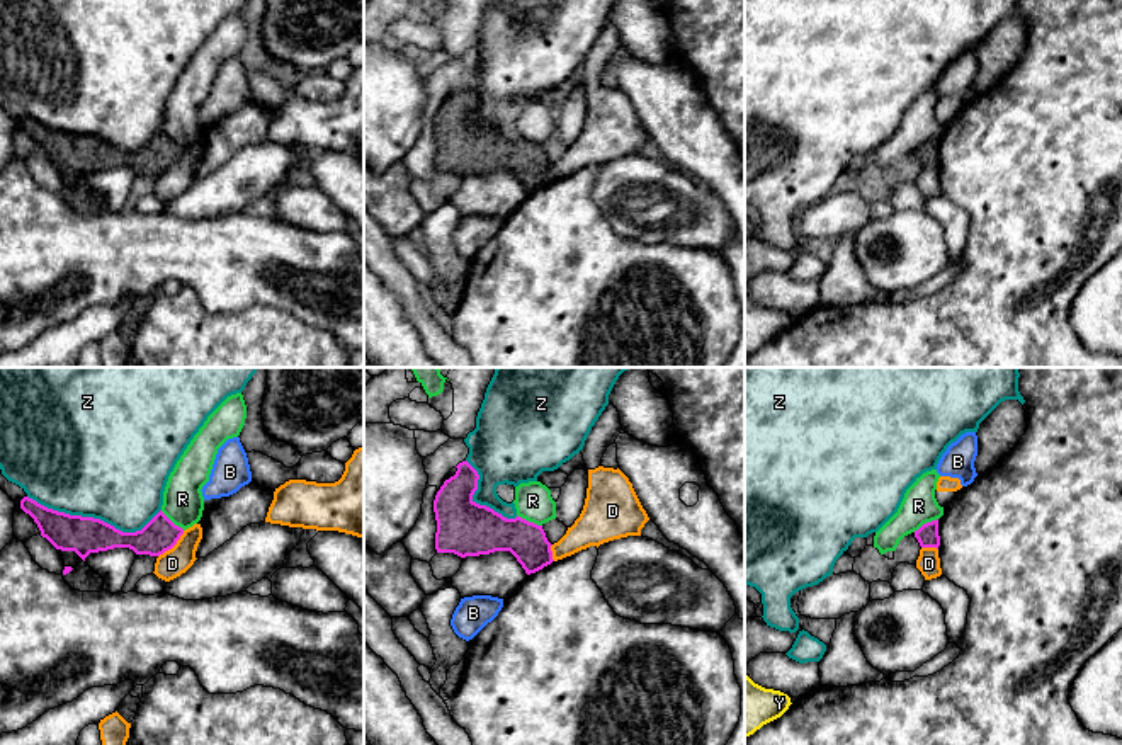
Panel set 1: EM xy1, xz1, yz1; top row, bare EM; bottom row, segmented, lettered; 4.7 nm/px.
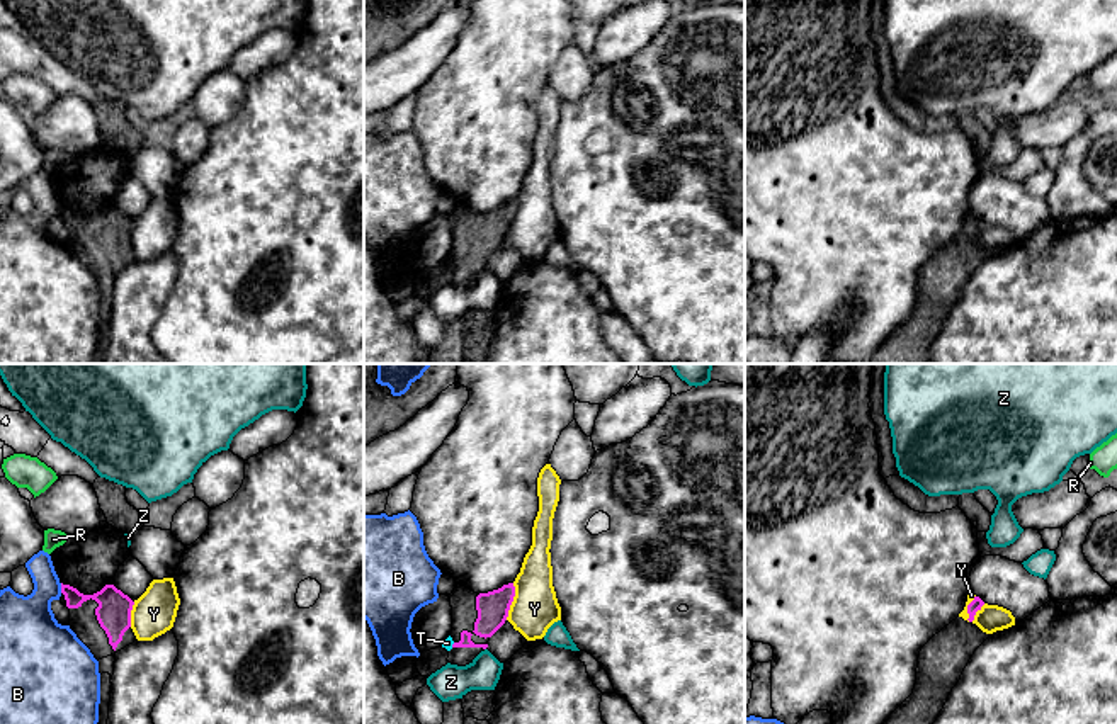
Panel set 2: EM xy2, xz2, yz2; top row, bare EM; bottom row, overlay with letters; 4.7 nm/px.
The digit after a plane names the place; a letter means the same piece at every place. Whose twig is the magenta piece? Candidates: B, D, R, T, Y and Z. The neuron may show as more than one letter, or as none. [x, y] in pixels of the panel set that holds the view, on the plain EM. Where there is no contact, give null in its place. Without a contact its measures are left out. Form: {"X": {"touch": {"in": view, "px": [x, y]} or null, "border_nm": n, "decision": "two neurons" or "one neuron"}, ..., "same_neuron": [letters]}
{"B": {"touch": {"in": "xy2", "px": [62, 208]}, "border_nm": 50, "decision": "two neurons"}, "D": {"touch": {"in": "xy1", "px": [172, 165]}, "border_nm": 180, "decision": "two neurons"}, "R": {"touch": {"in": "xz1", "px": [527, 140]}, "border_nm": 130, "decision": "two neurons"}, "T": {"touch": {"in": "xz2", "px": [453, 264]}, "border_nm": 30, "decision": "two neurons"}, "Y": {"touch": {"in": "xz2", "px": [512, 220]}, "border_nm": 180, "decision": "two neurons"}, "Z": {"touch": {"in": "xy1", "px": [92, 136]}, "border_nm": 650, "decision": "two neurons"}, "same_neuron": []}

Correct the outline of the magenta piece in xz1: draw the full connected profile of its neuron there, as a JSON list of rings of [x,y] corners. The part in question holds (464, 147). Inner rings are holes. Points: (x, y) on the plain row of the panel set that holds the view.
[[[462,80],[454,95],[444,100],[434,119],[437,172],[461,177],[510,170],[527,194],[551,184],[552,170],[542,145],[522,136],[507,138],[473,119],[478,90]]]

